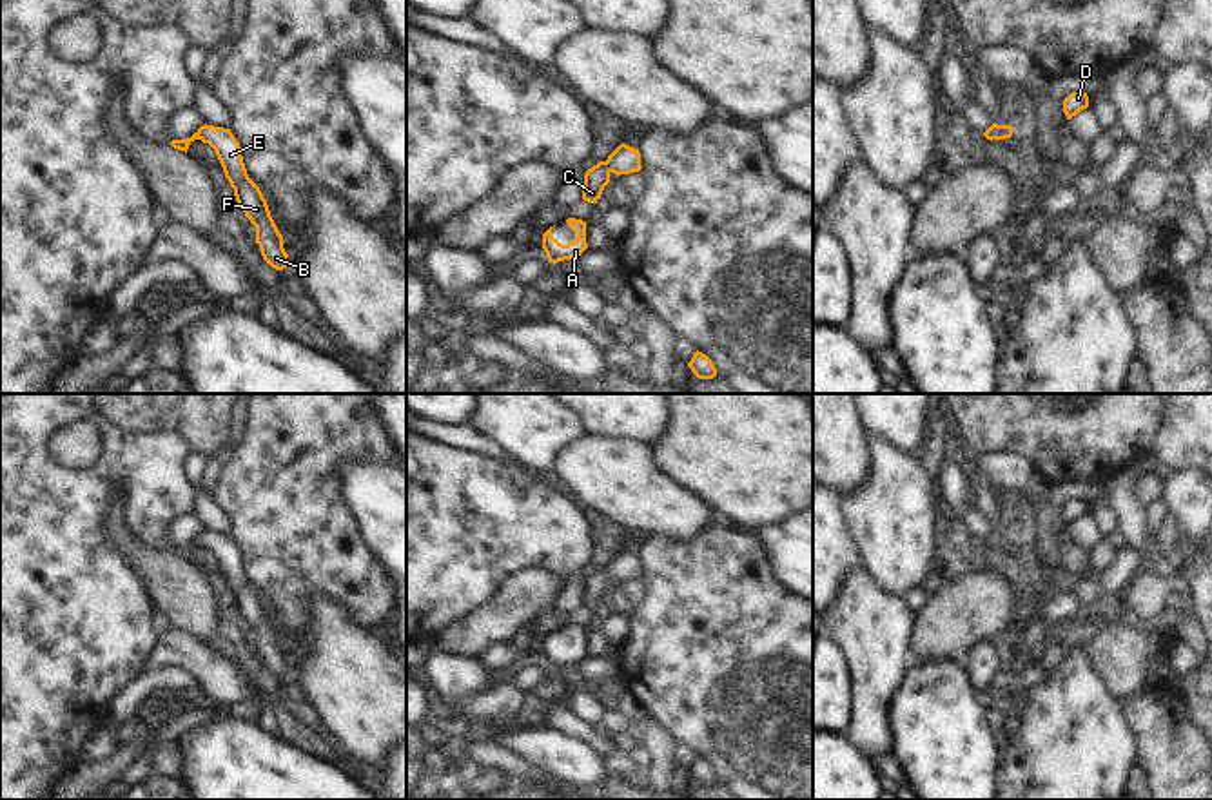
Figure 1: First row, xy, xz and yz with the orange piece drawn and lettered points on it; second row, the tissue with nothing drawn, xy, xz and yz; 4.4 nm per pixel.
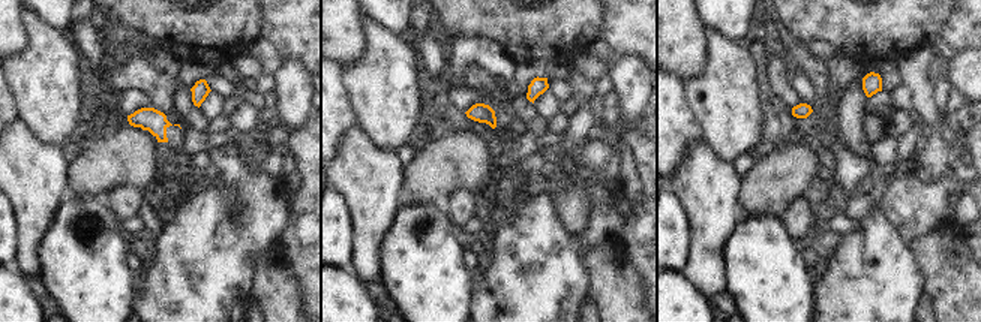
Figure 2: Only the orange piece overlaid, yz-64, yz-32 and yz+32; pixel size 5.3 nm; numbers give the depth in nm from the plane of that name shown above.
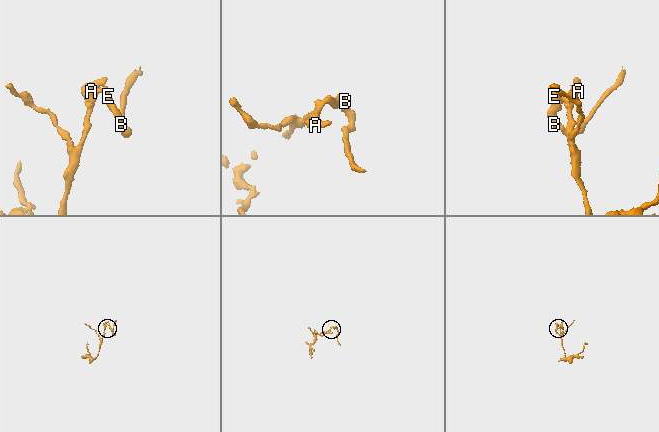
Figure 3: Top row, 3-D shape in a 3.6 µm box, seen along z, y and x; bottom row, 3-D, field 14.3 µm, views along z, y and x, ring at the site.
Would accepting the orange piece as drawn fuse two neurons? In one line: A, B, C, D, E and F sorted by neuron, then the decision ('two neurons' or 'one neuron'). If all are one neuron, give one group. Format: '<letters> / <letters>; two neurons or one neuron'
A B C D E F; one neuron

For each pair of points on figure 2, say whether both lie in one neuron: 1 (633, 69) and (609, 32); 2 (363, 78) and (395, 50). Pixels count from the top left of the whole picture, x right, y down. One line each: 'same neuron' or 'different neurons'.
1: different neurons
2: same neuron

